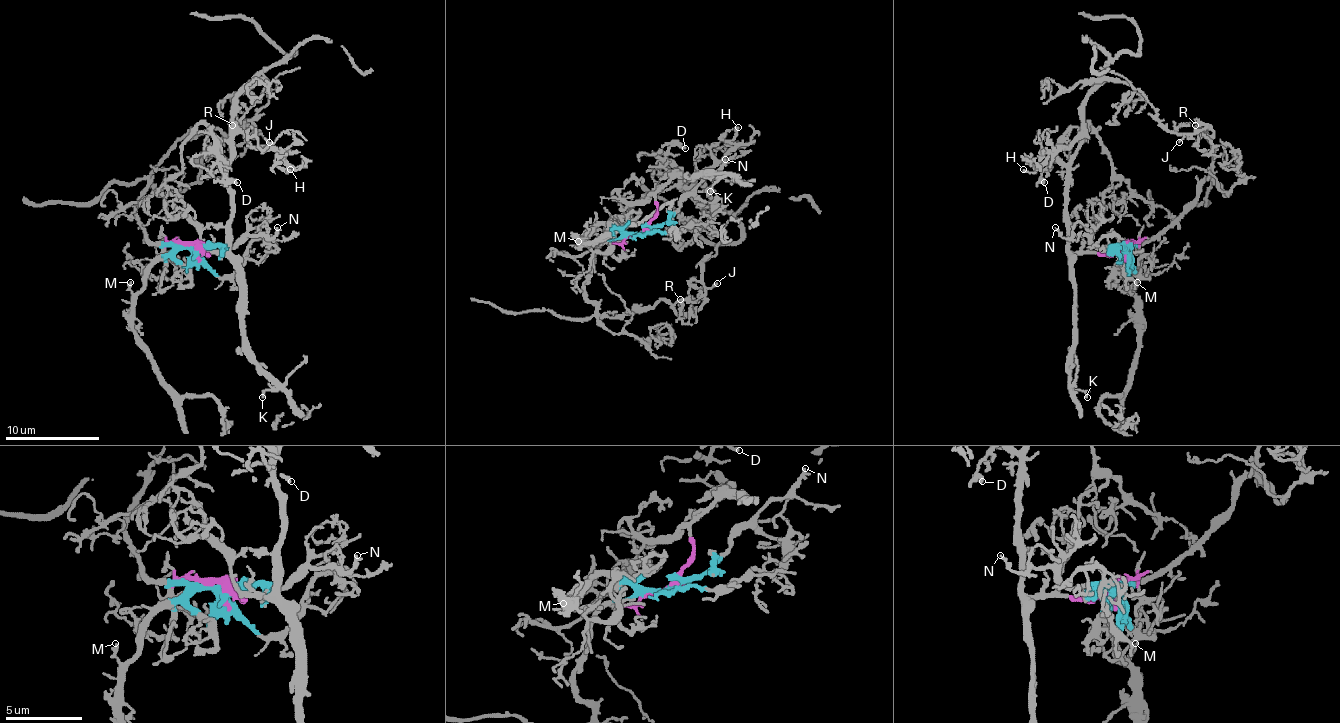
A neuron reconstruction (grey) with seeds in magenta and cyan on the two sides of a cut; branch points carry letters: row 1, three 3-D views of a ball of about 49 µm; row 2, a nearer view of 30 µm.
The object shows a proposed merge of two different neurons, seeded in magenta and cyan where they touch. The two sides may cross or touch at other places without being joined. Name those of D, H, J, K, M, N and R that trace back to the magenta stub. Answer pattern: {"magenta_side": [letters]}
{"magenta_side": ["D", "H", "K"]}

